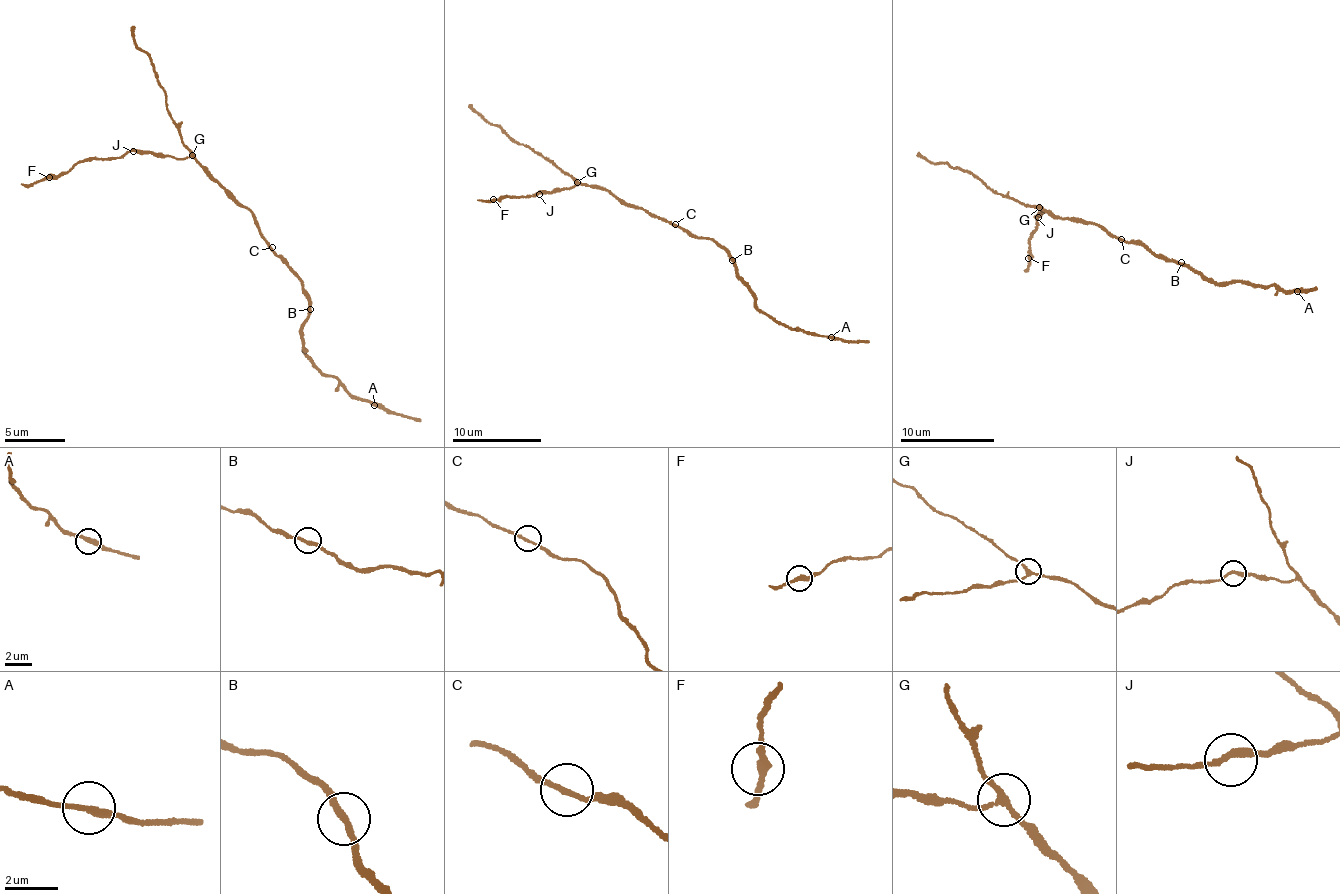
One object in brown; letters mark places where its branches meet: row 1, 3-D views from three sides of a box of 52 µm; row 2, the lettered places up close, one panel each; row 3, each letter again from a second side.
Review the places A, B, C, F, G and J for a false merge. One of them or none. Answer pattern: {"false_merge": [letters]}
{"false_merge": []}

